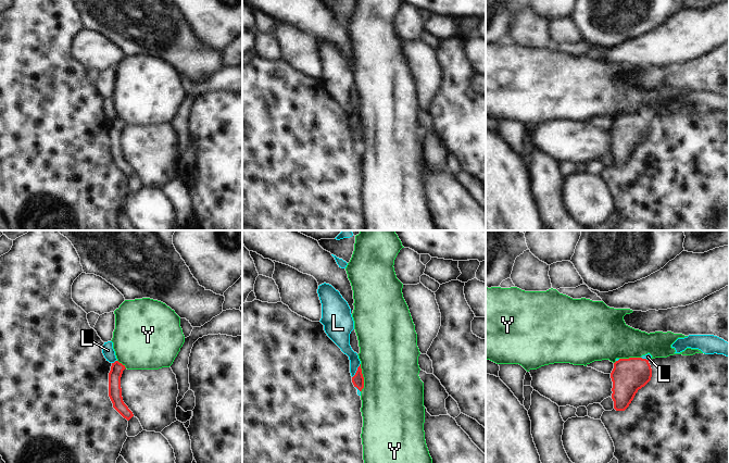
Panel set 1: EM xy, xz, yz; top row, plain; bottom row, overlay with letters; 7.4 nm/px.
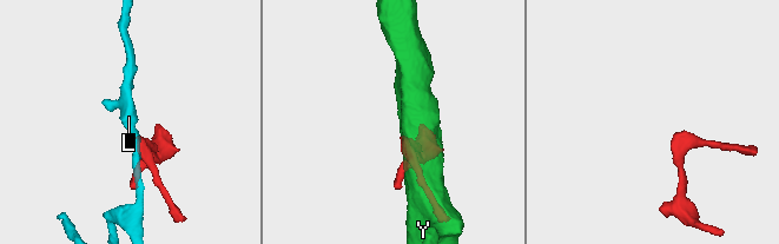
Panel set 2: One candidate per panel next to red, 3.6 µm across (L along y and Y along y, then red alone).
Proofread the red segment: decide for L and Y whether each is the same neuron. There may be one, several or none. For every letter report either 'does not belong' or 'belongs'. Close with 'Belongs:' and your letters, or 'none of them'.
L: does not belong
Y: does not belong
Belongs: none of them

